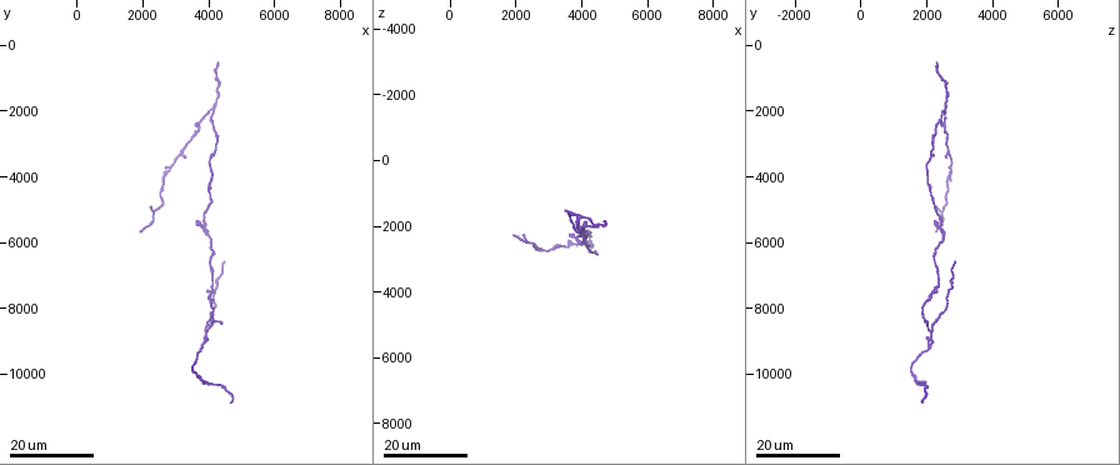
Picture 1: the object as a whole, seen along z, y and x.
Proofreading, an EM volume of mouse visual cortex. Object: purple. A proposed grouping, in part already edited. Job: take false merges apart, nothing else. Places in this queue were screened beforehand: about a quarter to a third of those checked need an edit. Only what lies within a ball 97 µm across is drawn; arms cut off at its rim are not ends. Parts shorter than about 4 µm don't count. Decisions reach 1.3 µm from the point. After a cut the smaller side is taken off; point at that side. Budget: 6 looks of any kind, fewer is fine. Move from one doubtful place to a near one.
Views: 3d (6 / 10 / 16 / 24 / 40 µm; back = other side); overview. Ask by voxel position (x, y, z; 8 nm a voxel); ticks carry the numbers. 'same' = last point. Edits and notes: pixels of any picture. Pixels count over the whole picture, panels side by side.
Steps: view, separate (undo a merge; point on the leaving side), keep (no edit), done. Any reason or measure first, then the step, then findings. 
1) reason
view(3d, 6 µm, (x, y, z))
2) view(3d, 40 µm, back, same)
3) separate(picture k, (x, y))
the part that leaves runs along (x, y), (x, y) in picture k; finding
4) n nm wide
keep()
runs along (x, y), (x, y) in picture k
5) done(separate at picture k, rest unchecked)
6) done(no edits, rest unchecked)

three-way junction
view(3d, 24 µm, (4100, 2000, 2600))

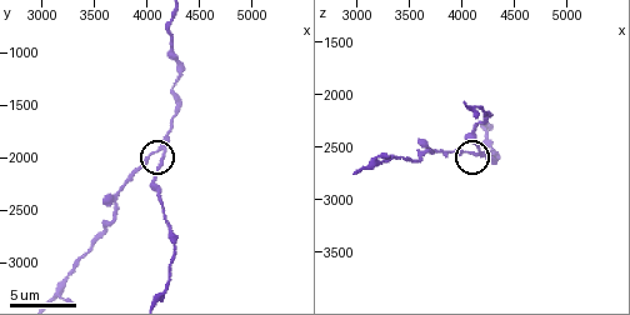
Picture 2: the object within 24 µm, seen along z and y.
view(3d, 6 µm, (4060, 1940, 2540))

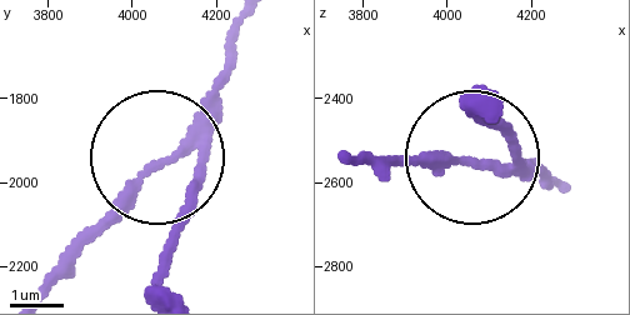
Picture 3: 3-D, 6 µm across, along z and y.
view(3d, 6 µm, back, (4090, 1940, 2555))

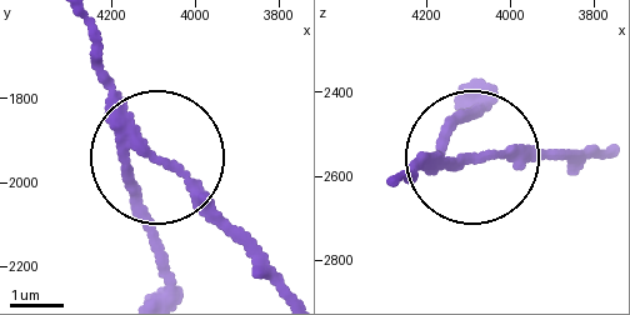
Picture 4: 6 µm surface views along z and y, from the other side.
3 arms
separate(picture 4, (180, 174))
the part that leaves runs along (128, 121), (279, 291) in picture 4; two neurons meet here

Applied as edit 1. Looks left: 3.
three arms meet
view(3d, 24 µm, (4100, 7500, 2200))

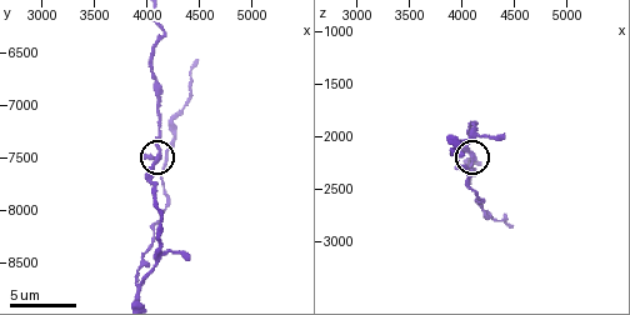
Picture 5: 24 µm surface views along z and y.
view(3d, 6 µm, (4080, 7520, 2160))

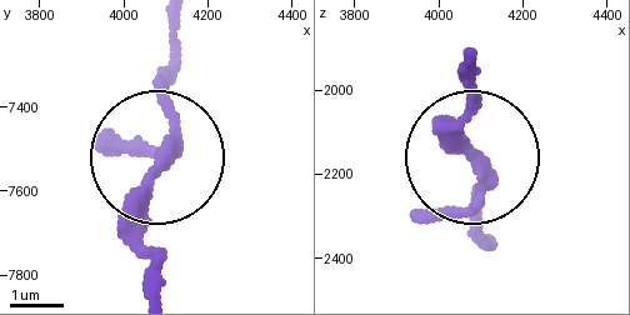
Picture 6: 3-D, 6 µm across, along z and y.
view(3d, 6 µm, back, (4090, 7525, 2175))

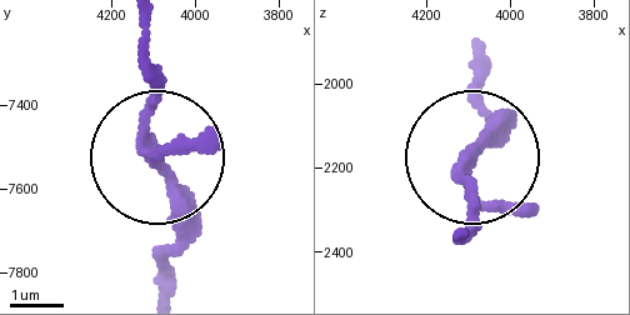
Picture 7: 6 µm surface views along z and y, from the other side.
keep()
runs along (149, 29), (149, 136), (176, 190), (171, 280) in picture 7; all the same neuron

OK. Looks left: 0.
done(separate at picture 4, rest unchecked)

